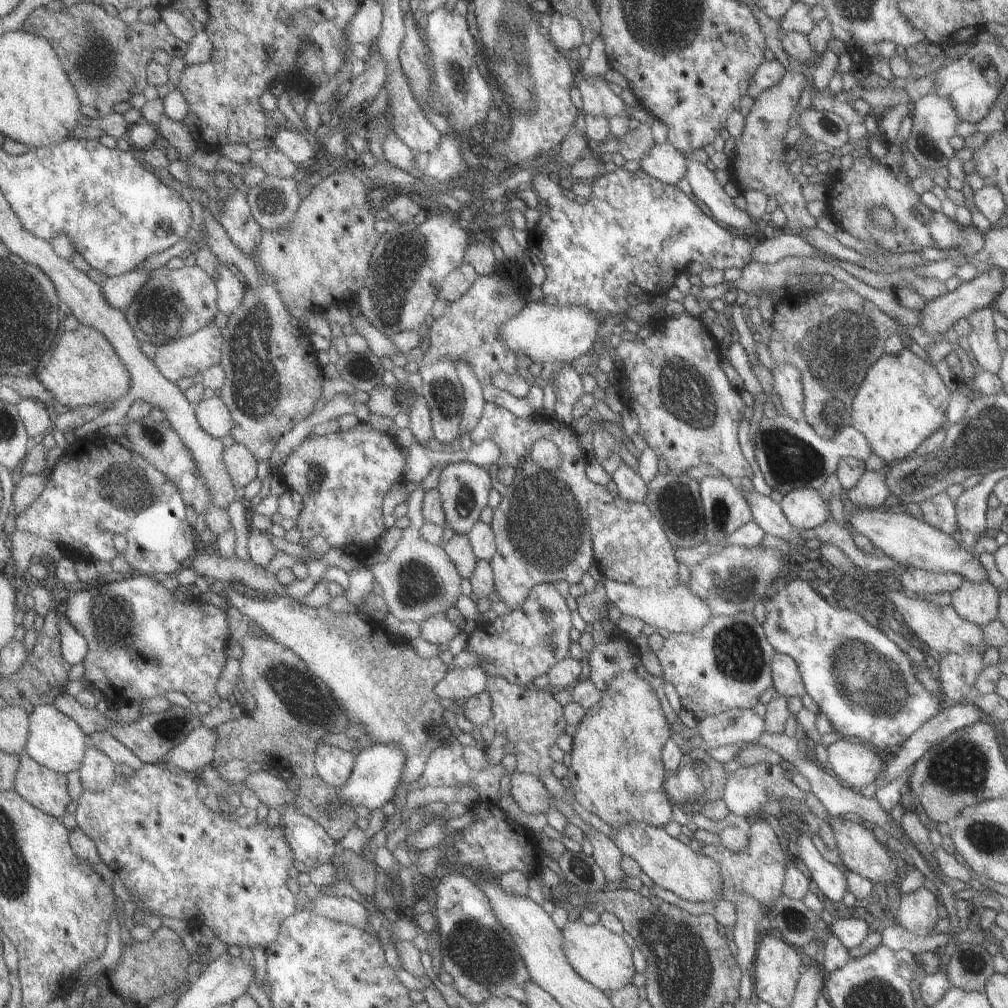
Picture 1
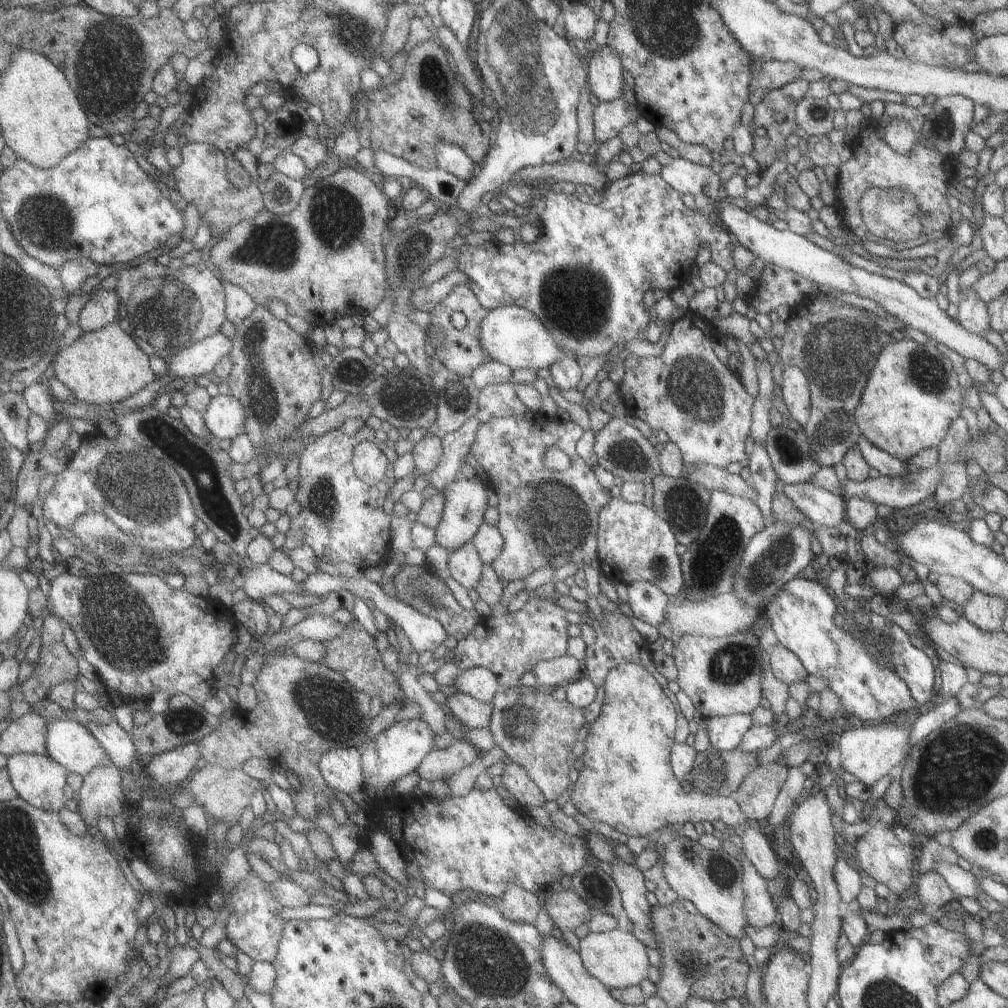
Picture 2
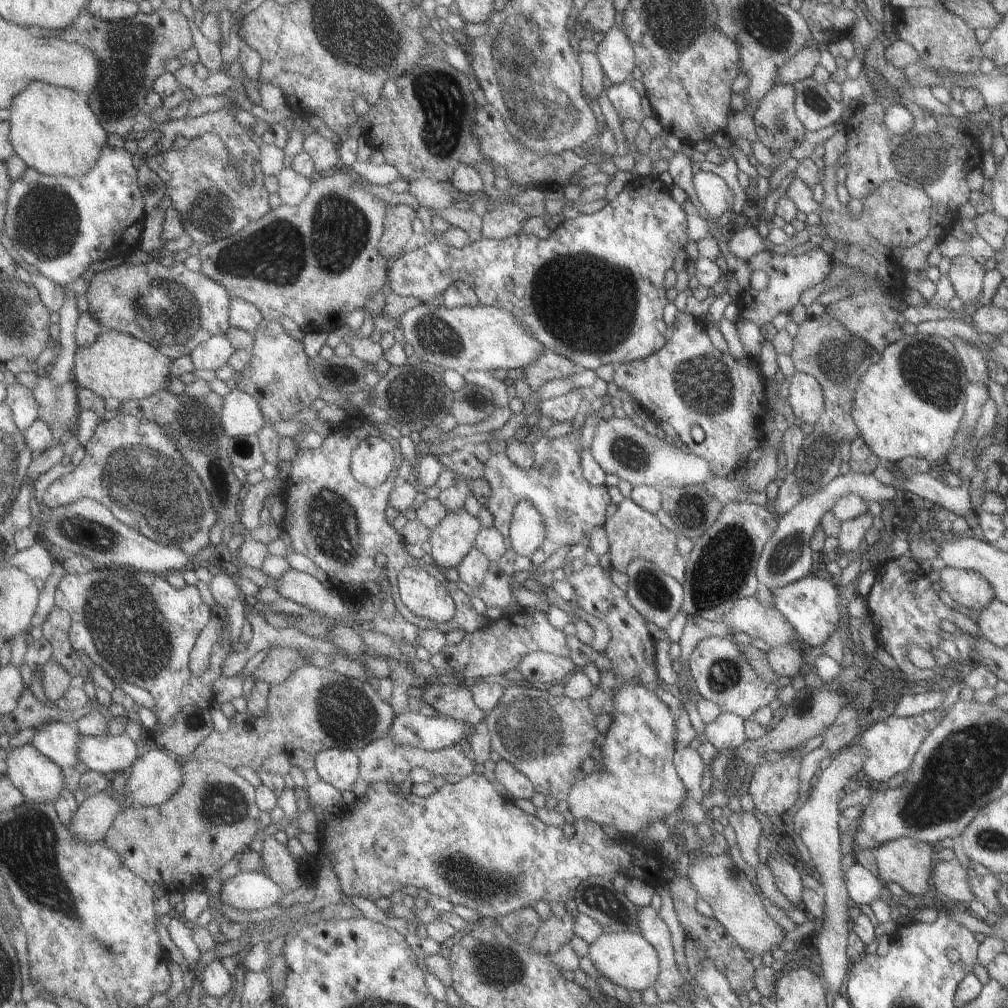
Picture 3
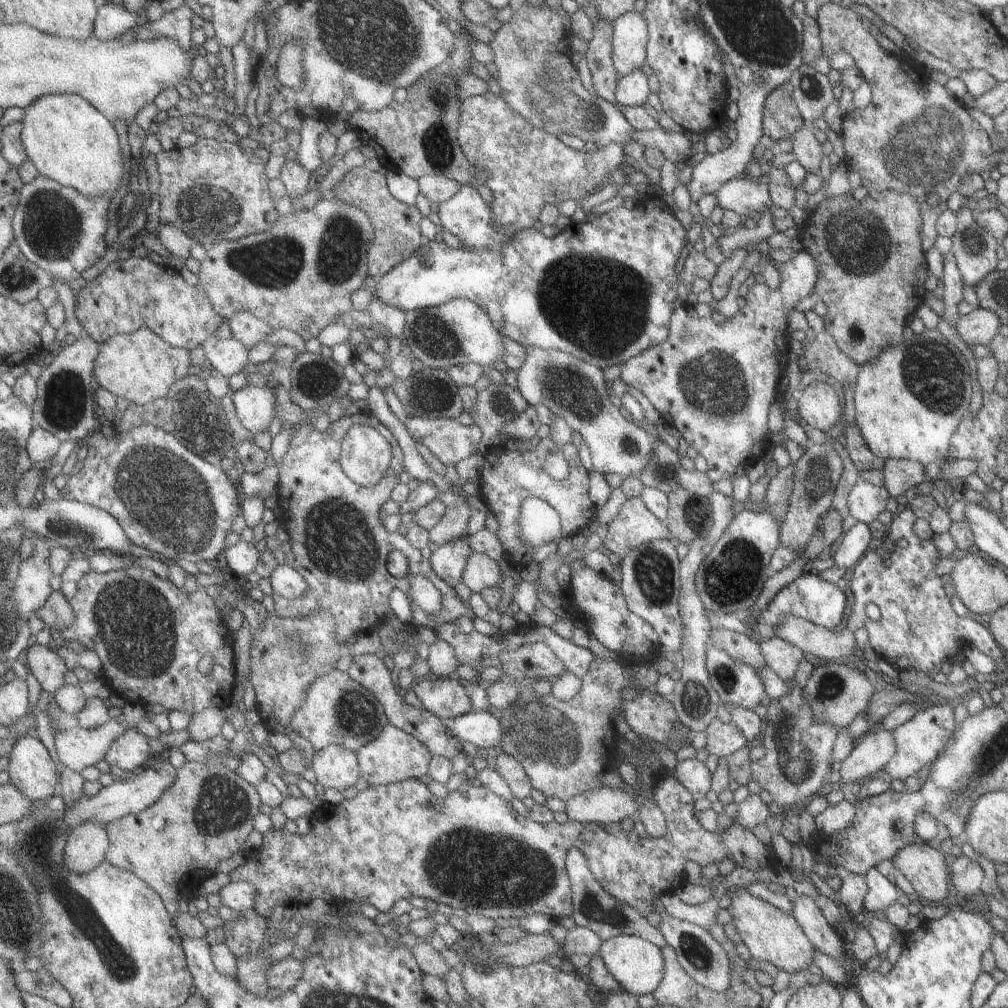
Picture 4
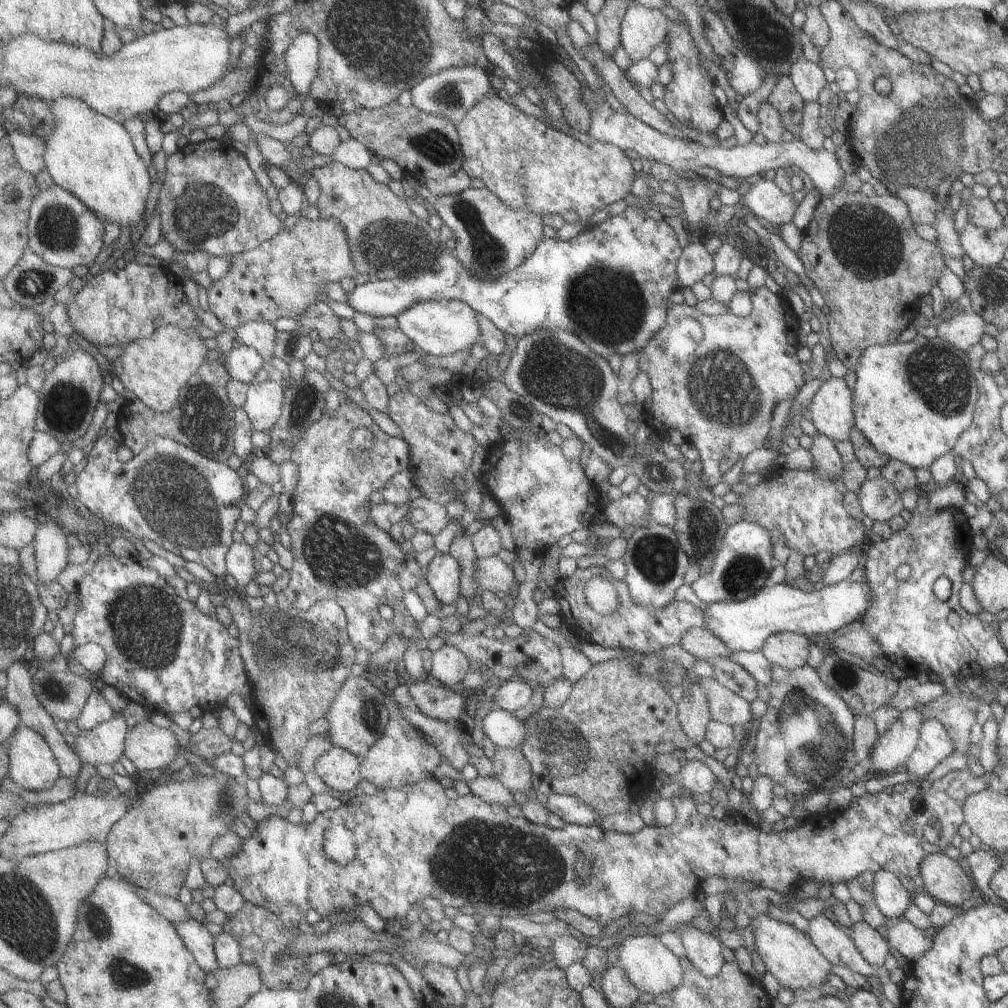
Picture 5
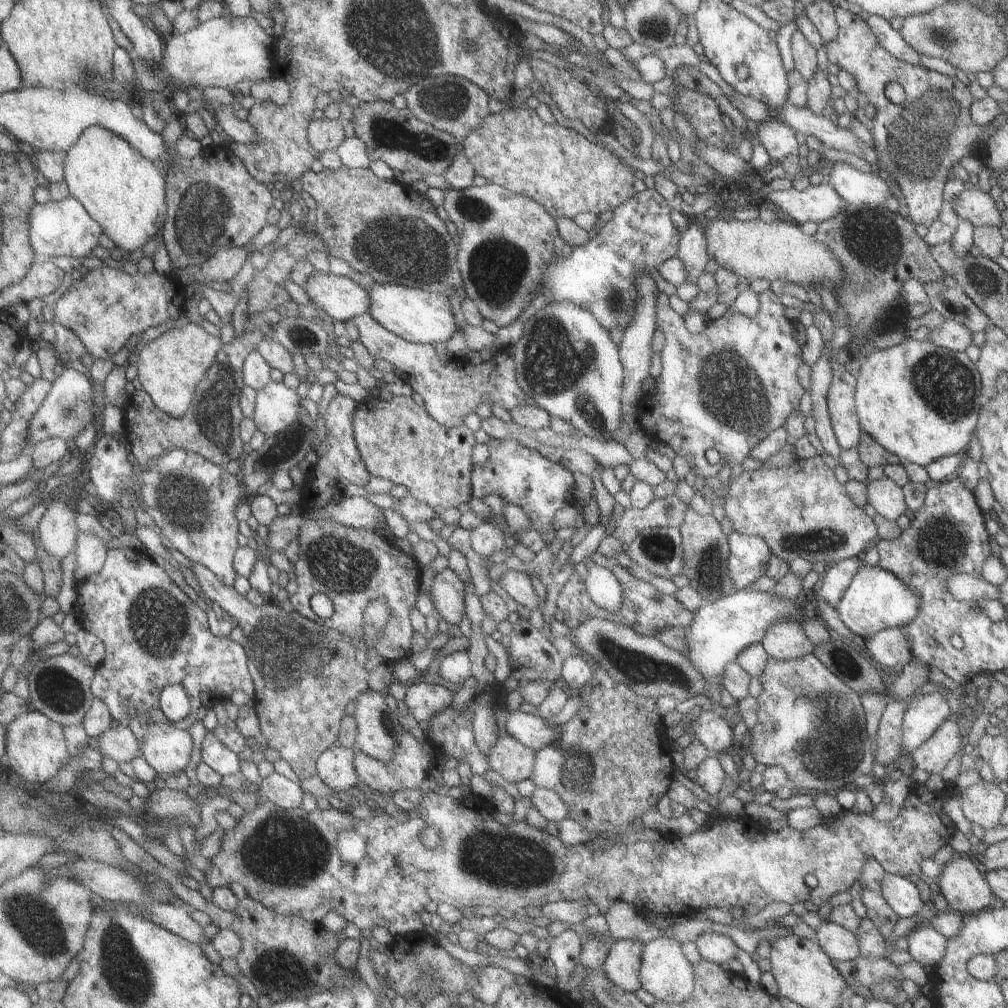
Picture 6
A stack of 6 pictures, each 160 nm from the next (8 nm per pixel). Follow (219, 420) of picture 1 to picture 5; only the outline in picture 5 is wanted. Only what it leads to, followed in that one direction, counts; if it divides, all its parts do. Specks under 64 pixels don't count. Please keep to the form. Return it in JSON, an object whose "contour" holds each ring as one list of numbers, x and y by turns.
{"contour":[[259,381,251,384,243,408,254,430,267,432,282,417,286,390,277,381]]}

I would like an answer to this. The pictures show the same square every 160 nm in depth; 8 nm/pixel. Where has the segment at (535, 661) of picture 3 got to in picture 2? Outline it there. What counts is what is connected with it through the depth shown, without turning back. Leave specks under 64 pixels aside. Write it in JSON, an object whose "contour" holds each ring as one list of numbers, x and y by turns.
{"contour":[[562,655,547,662,539,662,530,671,535,676,535,685,564,687,569,681,578,677,579,662,568,655]]}

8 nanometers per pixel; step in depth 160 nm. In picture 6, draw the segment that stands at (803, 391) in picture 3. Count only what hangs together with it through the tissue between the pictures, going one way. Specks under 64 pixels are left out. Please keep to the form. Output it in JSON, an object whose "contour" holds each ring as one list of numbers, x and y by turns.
{"contour":[[841,364,833,365,832,379,826,394,826,409,834,437,843,450,856,448,863,431,855,414,855,385,856,378,845,371]]}

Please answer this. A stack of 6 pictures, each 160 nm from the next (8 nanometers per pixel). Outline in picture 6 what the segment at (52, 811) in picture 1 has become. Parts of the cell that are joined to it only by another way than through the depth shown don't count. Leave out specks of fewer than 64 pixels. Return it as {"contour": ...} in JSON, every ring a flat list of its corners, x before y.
{"contour":[[29,710,14,718,7,727,6,764,23,780,49,785,69,762,70,751,66,743,65,726,55,722,41,711]]}

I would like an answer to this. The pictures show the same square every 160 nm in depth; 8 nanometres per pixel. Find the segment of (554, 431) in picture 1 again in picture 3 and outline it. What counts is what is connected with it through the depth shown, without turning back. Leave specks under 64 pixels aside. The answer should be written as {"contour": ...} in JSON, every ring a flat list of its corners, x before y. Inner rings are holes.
{"contour":[[581,427,571,430,565,436,559,438,540,437,531,443,533,450,533,464,527,470,521,470,514,466,505,455,505,440,501,439,497,431,485,440,489,448,490,456,483,460,484,478,488,481,492,490,488,499,487,508,494,516,494,528,503,530,507,534,507,526,512,518,512,512,519,502,529,502,543,520,543,542,537,550,533,550,527,556,518,556,512,549,505,553,496,562,499,569,507,577,511,578,515,572,535,571,536,568,557,549,563,546,571,546,583,540,589,540,589,532,605,521,605,510,610,504,608,488,605,486,591,486,582,476,580,468],[541,466,551,468,549,474,541,472]]}

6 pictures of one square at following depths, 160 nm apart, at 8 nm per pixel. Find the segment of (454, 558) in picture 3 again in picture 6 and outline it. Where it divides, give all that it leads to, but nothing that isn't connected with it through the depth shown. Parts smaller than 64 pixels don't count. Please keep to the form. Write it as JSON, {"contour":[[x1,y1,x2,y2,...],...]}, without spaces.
{"contour":[[447,567,438,572,433,579,429,595,433,602,434,613,449,625,458,625,466,616,467,588,463,580]]}

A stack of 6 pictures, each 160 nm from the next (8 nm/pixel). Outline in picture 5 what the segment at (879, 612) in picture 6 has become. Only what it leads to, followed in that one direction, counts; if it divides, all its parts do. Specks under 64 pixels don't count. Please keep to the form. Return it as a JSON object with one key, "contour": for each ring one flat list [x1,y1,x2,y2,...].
{"contour":[[845,580,823,585,821,590,804,592,781,582,763,586,755,594,738,601,709,603,702,610,702,627,718,638,733,653,760,650,763,641,776,632,801,633,817,636,842,630,854,620,859,620,870,606,872,594,865,581]]}

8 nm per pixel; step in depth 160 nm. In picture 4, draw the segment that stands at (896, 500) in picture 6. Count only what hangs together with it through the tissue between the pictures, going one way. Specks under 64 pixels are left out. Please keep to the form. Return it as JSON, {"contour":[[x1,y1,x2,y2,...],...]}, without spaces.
{"contour":[[860,479,847,494,847,516,868,526,885,510,889,497,883,486,874,486]]}

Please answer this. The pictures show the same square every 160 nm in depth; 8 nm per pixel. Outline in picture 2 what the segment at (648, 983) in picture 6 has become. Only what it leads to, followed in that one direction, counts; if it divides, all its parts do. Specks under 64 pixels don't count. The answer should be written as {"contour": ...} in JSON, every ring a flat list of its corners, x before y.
{"contour":[[616,928,606,932,588,932,577,942,577,953,583,968,605,989,625,989,638,986,647,977,649,968,645,946,632,934]]}

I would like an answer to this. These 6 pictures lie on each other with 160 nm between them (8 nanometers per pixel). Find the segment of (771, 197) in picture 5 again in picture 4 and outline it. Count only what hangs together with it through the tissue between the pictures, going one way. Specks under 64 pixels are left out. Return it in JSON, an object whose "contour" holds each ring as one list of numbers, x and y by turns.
{"contour":[[746,176,723,182,711,196,716,201,715,206,739,216,756,218,763,210,769,211,771,208,768,184,761,184]]}

